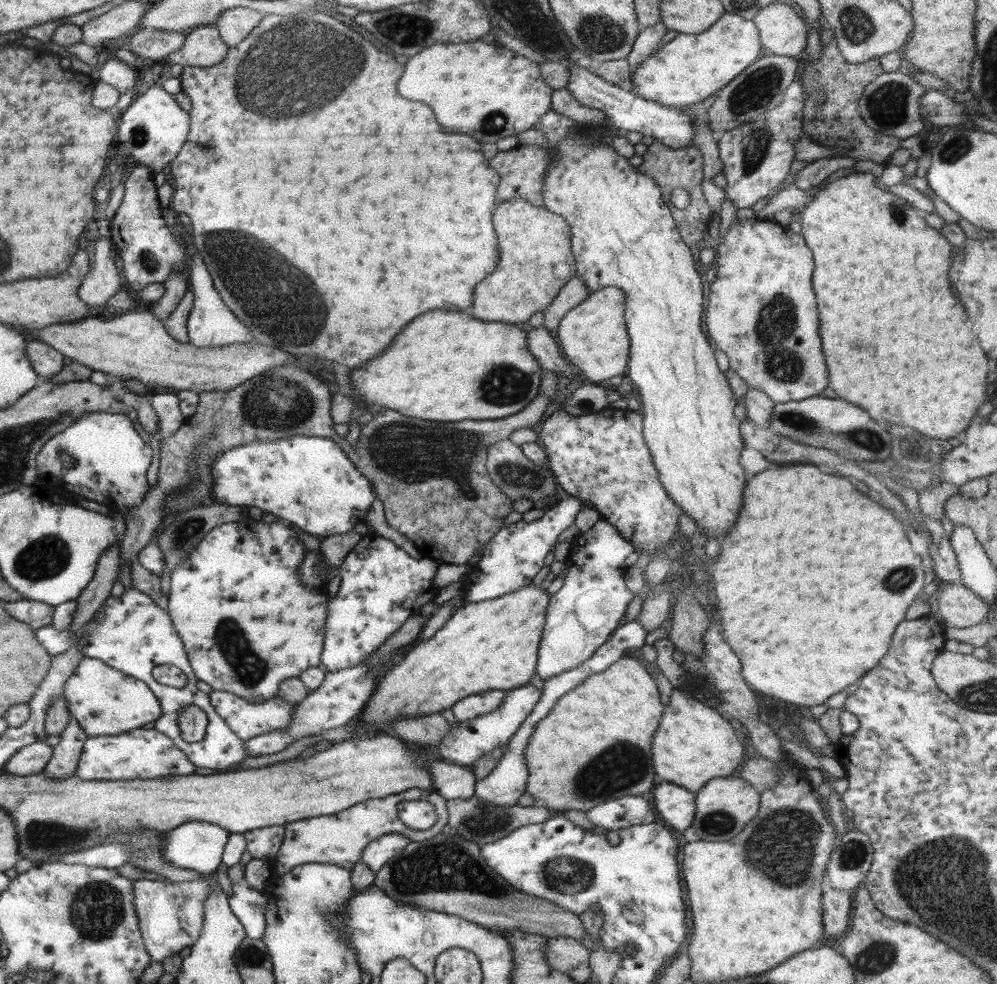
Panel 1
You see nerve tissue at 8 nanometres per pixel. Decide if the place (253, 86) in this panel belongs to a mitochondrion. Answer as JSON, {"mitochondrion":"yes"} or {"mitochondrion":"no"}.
{"mitochondrion":"yes"}

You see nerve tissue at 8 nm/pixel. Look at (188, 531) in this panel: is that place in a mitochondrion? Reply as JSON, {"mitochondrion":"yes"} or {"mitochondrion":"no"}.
{"mitochondrion":"yes"}

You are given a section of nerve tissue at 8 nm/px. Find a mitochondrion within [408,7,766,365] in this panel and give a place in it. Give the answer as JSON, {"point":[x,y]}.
{"point":[597,34]}

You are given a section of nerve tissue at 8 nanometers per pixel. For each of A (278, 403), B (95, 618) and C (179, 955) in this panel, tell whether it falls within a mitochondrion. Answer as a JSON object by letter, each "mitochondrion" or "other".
{"A":"mitochondrion","B":"other","C":"other"}

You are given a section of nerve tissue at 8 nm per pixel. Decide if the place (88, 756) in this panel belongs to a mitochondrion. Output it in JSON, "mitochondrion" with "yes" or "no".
{"mitochondrion":"no"}

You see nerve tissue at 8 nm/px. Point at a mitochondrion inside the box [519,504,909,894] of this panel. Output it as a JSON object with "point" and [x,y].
{"point":[781,847]}

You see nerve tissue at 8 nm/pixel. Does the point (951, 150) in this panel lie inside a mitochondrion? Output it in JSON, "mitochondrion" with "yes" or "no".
{"mitochondrion":"yes"}

